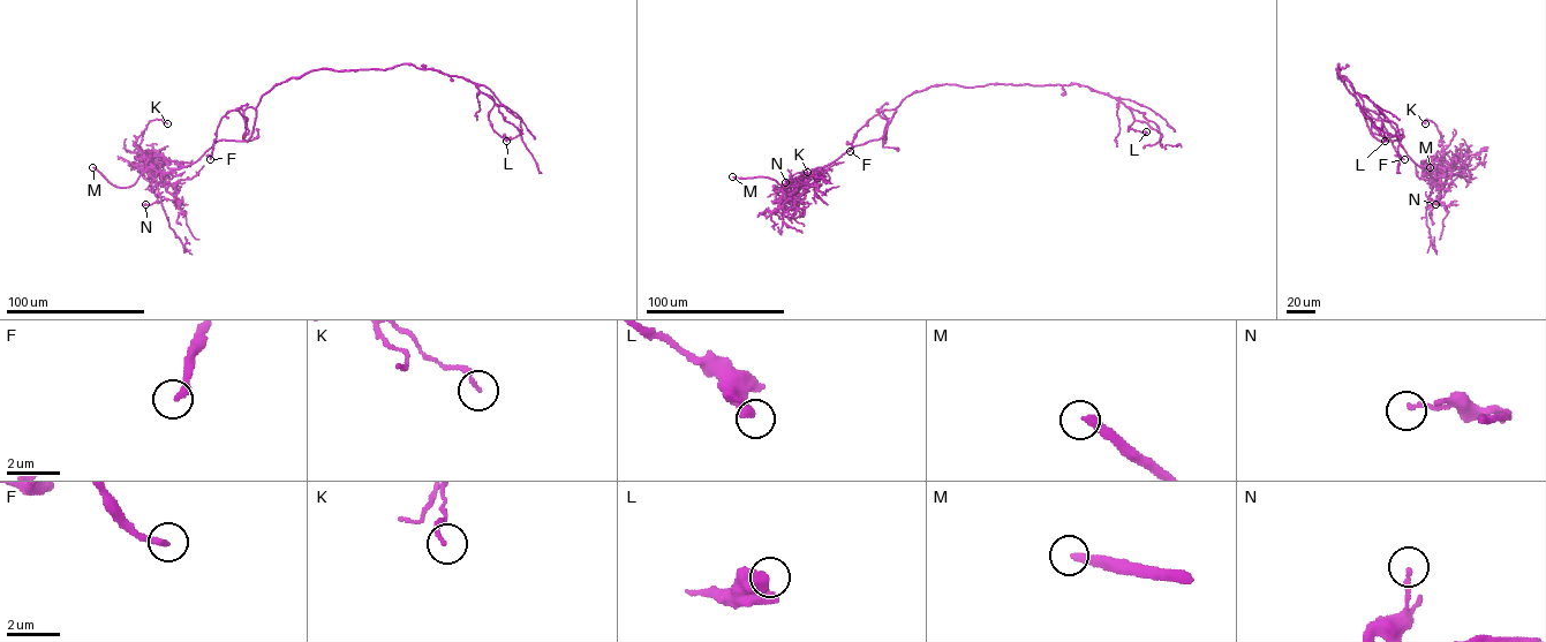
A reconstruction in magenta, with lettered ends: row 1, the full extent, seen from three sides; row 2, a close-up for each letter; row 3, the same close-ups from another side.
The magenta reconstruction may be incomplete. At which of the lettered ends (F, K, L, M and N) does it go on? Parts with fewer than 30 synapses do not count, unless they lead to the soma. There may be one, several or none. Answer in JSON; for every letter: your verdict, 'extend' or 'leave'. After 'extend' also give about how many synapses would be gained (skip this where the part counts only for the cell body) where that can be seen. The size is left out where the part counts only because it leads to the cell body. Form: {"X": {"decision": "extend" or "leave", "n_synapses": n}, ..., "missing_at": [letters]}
{"F": {"decision": "extend", "n_synapses": 45}, "K": {"decision": "leave"}, "L": {"decision": "leave"}, "M": {"decision": "extend"}, "N": {"decision": "leave"}, "missing_at": ["F", "M"]}

